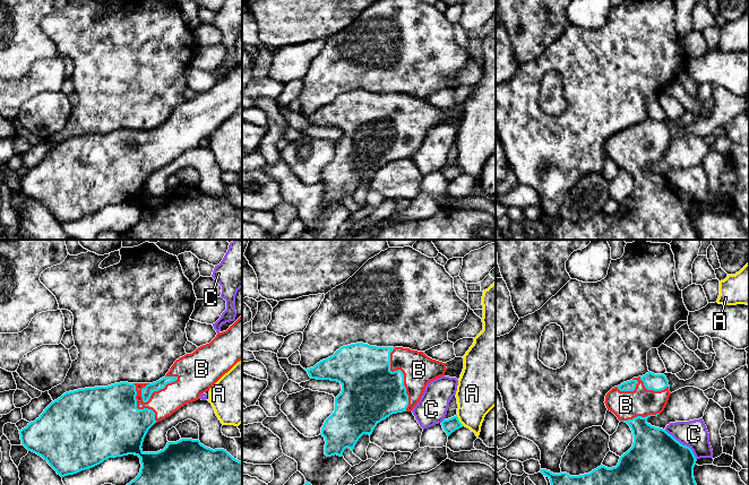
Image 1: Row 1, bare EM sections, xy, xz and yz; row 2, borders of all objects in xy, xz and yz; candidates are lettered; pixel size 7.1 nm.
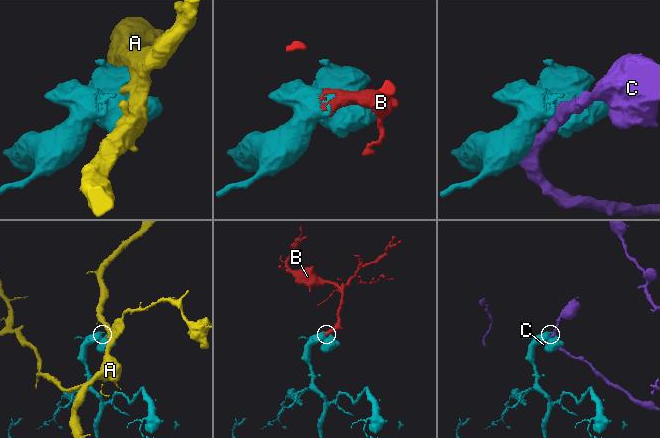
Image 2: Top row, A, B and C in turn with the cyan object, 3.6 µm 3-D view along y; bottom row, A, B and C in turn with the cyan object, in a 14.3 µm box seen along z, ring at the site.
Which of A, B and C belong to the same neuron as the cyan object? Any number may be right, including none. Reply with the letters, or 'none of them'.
B

